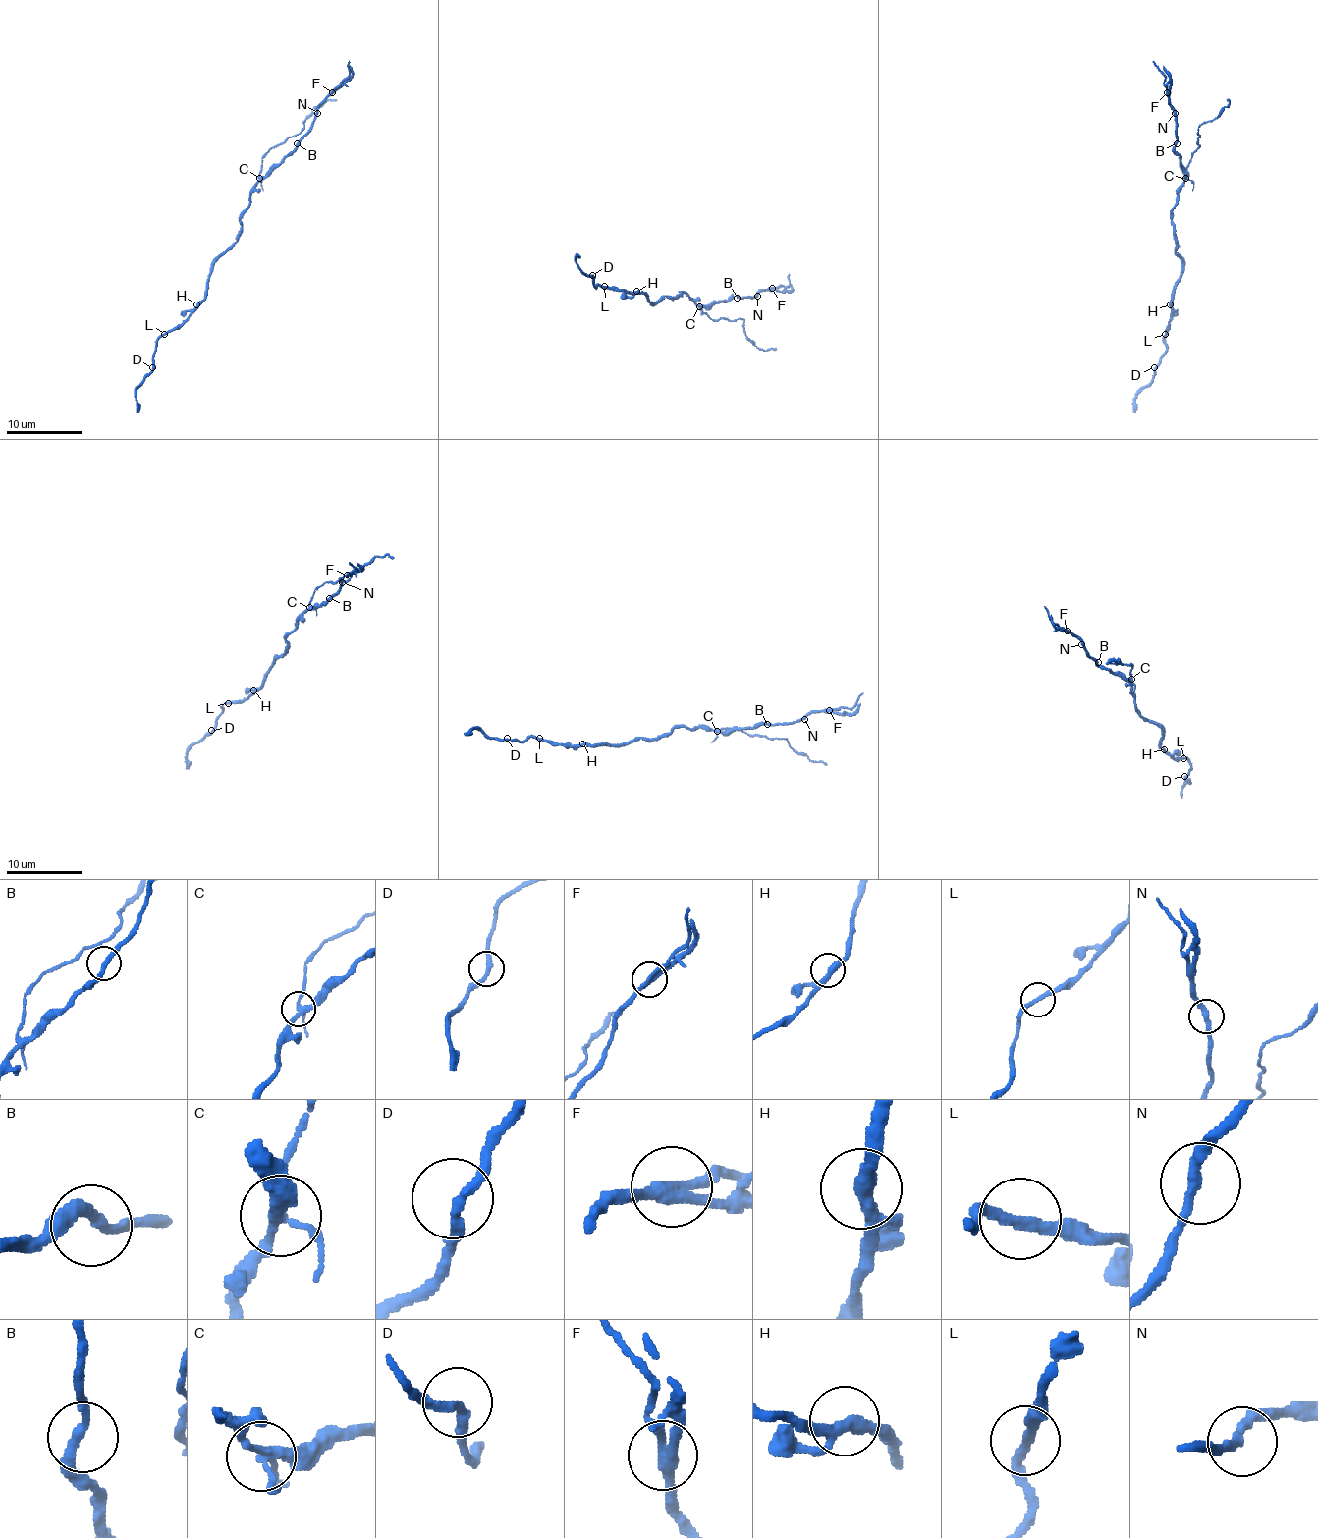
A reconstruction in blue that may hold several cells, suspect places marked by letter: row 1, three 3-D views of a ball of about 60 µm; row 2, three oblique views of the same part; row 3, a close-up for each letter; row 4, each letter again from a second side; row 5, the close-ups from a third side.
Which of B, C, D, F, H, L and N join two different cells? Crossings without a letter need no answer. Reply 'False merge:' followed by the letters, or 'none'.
False merge: C, F

